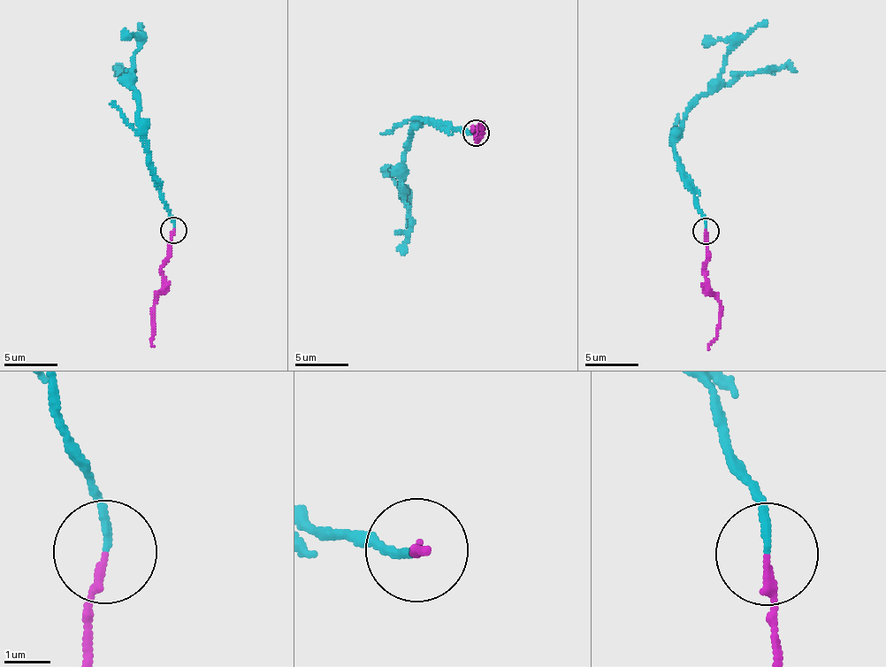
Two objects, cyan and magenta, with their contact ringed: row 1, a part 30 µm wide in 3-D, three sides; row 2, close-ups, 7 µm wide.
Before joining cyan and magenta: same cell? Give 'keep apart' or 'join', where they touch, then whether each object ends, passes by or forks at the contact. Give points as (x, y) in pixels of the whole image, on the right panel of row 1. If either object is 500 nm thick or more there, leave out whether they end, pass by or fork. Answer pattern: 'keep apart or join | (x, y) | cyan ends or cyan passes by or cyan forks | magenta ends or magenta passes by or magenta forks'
keep apart | (706, 231) | cyan ends | magenta ends

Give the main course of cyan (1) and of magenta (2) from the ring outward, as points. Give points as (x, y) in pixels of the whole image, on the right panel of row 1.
1: (706, 230), (675, 157), (674, 134), (683, 113), (744, 72), (791, 65), (796, 72)
2: (706, 230), (707, 256), (705, 272), (708, 289), (720, 304), (720, 328), (709, 349)

